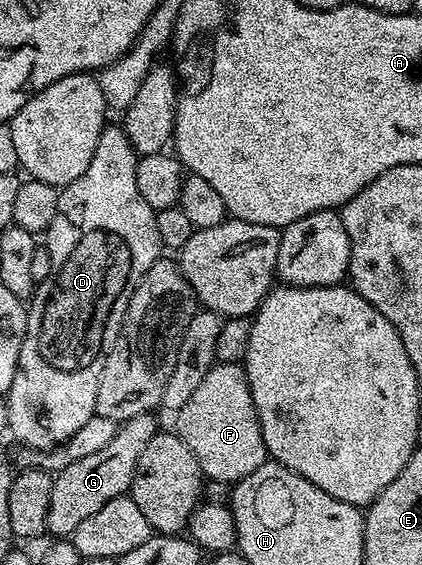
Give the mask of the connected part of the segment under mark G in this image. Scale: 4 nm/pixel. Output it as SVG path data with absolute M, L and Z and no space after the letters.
M152 412L140 413L129 421L120 422L115 439L111 439L107 447L95 451L95 455L83 455L83 459L71 463L54 476L51 507L47 511L47 530L50 534L54 533L54 538L72 538L75 527L79 527L83 519L95 515L95 511L99 511L99 507L106 503L111 503L111 499L128 494L129 488L133 486L139 455L143 455L143 447L147 447L147 443L151 443L151 439L159 431L159 425L153 416Z

